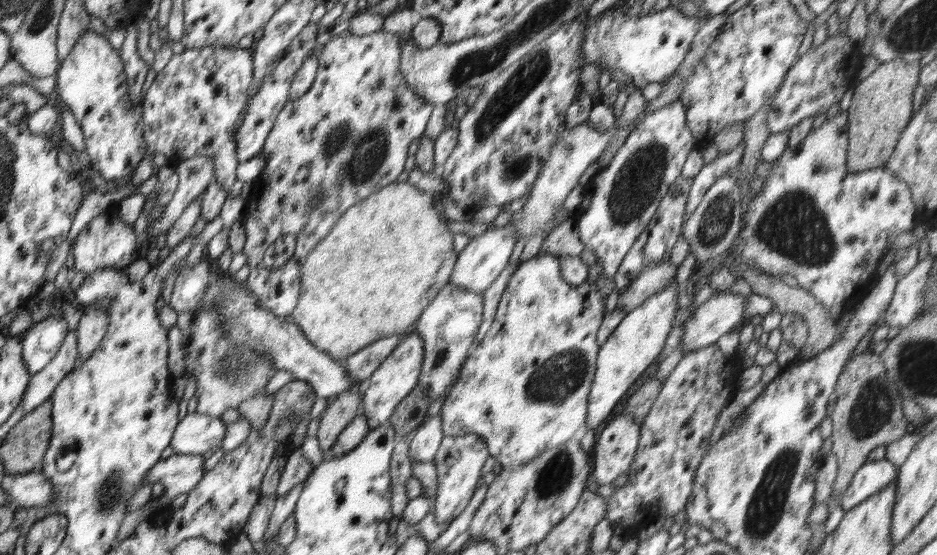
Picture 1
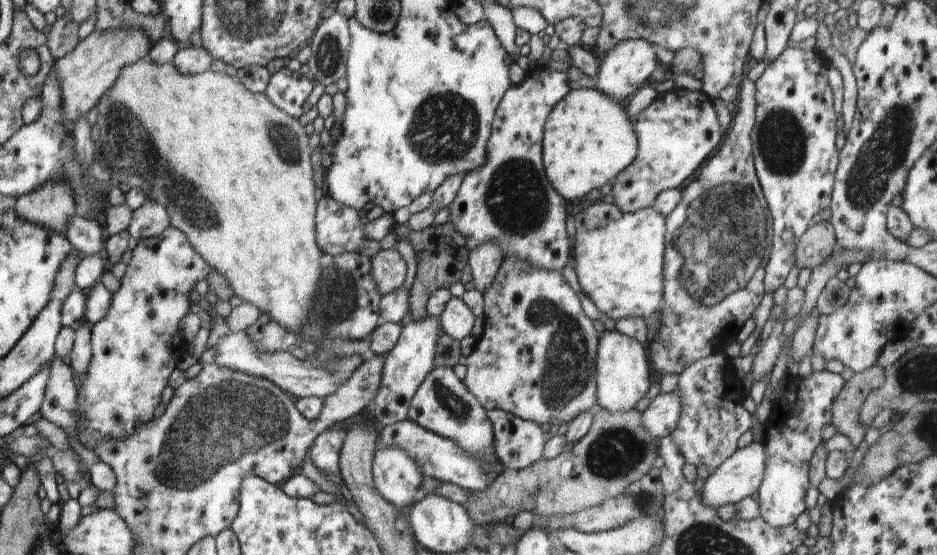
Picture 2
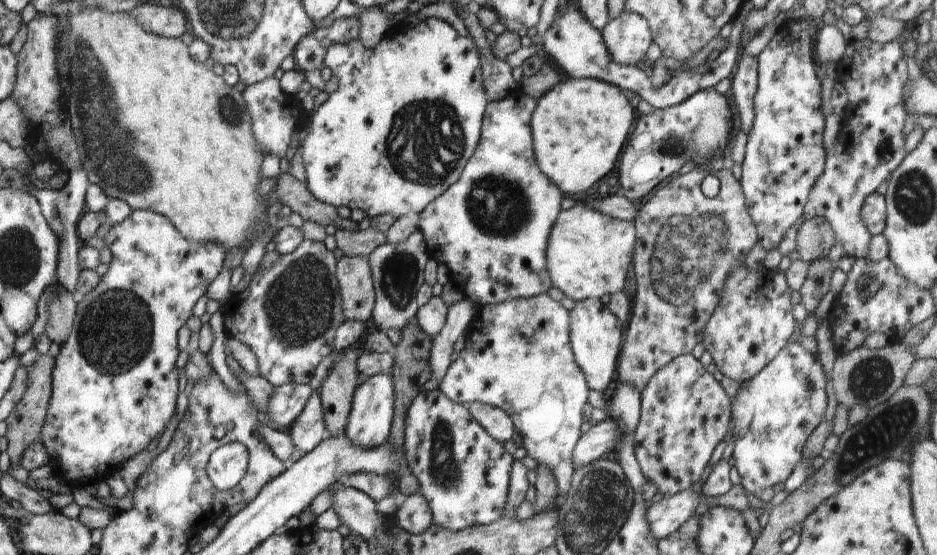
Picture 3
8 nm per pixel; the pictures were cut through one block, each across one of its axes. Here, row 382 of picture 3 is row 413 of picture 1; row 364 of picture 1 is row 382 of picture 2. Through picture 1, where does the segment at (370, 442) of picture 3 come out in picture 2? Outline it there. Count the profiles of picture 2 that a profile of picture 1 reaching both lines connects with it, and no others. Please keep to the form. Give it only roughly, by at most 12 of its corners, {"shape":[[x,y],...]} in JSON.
{"shape":[[439,317],[407,319],[385,356],[372,414],[407,419],[434,368]]}

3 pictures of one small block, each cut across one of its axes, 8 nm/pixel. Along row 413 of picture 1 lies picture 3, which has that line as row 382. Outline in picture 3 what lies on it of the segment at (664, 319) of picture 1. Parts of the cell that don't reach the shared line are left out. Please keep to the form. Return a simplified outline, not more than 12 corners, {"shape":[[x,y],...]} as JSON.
{"shape":[[599,300],[569,313],[589,388],[614,380],[626,325]]}

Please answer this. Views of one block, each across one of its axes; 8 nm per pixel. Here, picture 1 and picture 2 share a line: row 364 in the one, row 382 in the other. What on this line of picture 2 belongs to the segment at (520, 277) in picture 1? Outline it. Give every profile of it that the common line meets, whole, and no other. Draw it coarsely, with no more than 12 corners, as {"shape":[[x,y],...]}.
{"shape":[[506,257],[462,380],[540,426],[597,405],[598,332],[561,271]]}

